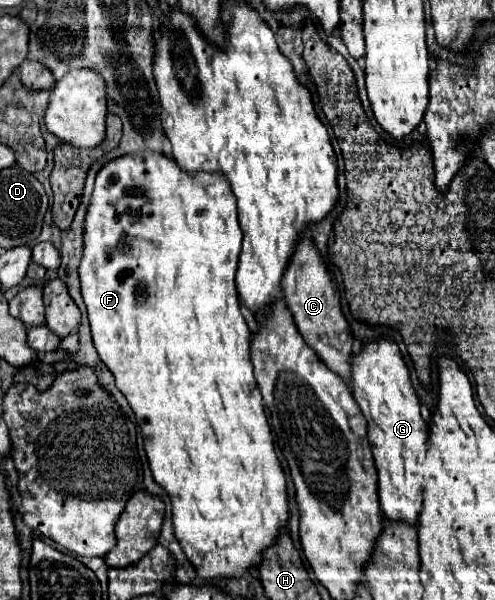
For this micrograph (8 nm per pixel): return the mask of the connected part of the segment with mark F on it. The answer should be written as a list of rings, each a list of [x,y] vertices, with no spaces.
[[[145,151],[141,155],[125,155],[115,161],[109,161],[97,173],[95,191],[85,219],[85,249],[79,267],[81,293],[89,313],[93,345],[101,361],[115,375],[115,383],[119,391],[127,397],[135,413],[137,425],[143,435],[145,453],[149,459],[153,479],[171,497],[175,537],[181,543],[187,559],[195,567],[197,575],[205,581],[219,577],[239,577],[245,575],[249,569],[257,569],[263,561],[263,553],[277,543],[277,537],[287,529],[287,521],[289,521],[287,481],[283,467],[275,455],[271,427],[267,423],[267,415],[263,409],[263,397],[253,377],[251,337],[249,337],[251,333],[241,315],[237,287],[235,287],[235,271],[239,263],[241,241],[243,241],[243,231],[237,221],[235,195],[229,191],[229,183],[225,183],[225,175],[213,175],[213,173],[191,175],[181,171],[173,159],[151,151]]]

